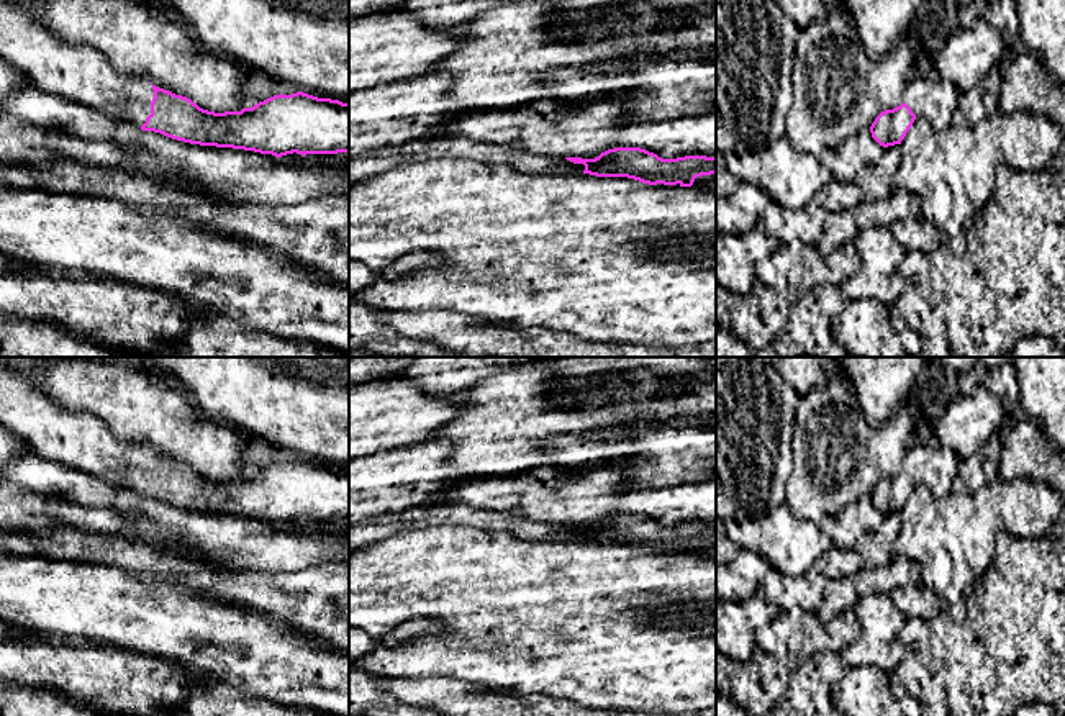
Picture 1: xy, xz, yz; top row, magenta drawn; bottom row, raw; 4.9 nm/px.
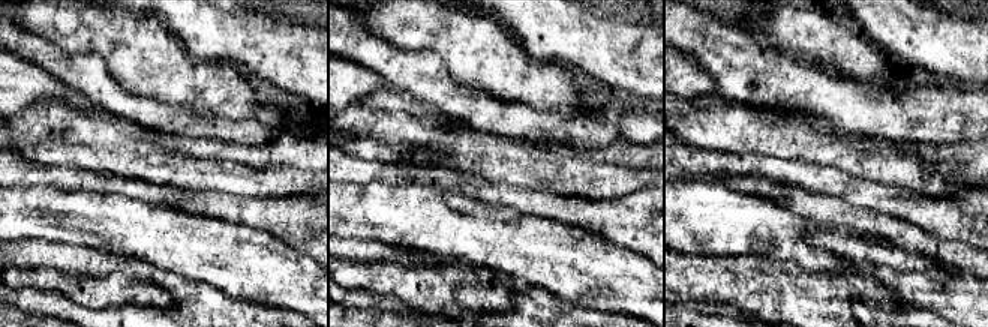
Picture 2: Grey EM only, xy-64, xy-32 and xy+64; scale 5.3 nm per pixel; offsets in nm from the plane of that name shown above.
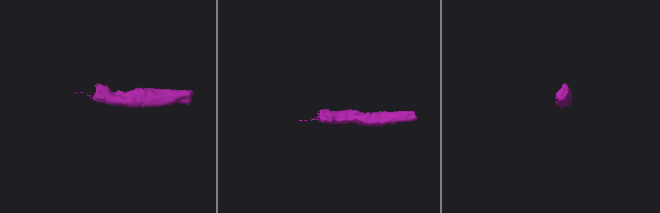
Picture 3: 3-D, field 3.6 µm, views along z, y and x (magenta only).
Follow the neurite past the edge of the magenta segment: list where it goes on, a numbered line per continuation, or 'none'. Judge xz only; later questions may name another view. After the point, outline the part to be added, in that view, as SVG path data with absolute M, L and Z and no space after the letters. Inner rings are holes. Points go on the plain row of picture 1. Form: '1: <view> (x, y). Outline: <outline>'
none

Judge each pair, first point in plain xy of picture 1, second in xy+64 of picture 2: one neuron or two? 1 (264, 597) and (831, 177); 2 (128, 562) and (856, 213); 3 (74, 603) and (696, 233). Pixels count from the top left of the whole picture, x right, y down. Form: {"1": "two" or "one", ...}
{"1": "one", "2": "two", "3": "one"}

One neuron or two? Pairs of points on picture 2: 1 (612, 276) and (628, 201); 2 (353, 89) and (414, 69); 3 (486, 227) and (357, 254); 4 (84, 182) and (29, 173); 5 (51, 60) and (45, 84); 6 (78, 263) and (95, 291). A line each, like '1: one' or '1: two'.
1: two
2: two
3: two
4: one
5: two
6: two

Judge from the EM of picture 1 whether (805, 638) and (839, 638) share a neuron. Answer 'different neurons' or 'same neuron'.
same neuron

